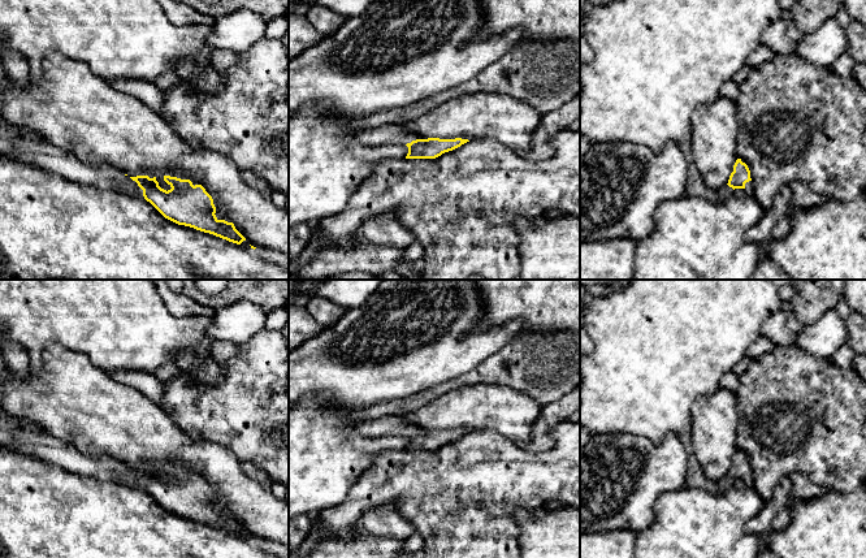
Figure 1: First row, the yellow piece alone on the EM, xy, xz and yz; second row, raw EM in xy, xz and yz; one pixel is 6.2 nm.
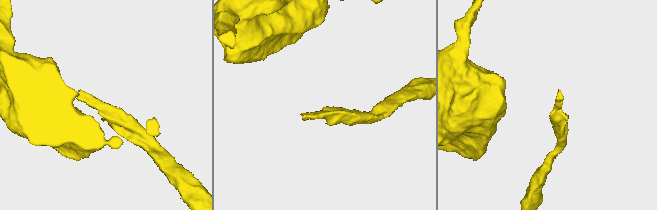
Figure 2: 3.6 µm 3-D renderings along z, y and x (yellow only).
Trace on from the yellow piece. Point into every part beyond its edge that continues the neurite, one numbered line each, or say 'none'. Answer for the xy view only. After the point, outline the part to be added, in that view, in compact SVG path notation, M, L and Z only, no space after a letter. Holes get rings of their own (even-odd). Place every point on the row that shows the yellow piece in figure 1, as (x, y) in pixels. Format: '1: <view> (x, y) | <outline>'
1: xy (26, 148) | M0 120L0 153L8 153L20 163L57 173L81 185L114 190L131 196L143 194L135 181L112 166L82 161L47 139L22 134L3 120Z

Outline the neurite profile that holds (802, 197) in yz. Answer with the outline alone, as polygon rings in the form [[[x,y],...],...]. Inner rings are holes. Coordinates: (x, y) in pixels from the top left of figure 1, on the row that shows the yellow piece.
[[[800,181],[792,182],[788,187],[791,191],[791,206],[800,209],[818,207],[828,200],[828,198],[814,191],[811,187]]]

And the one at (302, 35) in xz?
[[[289,13],[289,60],[324,40],[326,36],[330,35],[319,33],[306,17]]]

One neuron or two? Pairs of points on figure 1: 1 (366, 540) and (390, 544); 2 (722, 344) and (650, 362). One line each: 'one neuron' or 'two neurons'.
1: one neuron
2: one neuron

